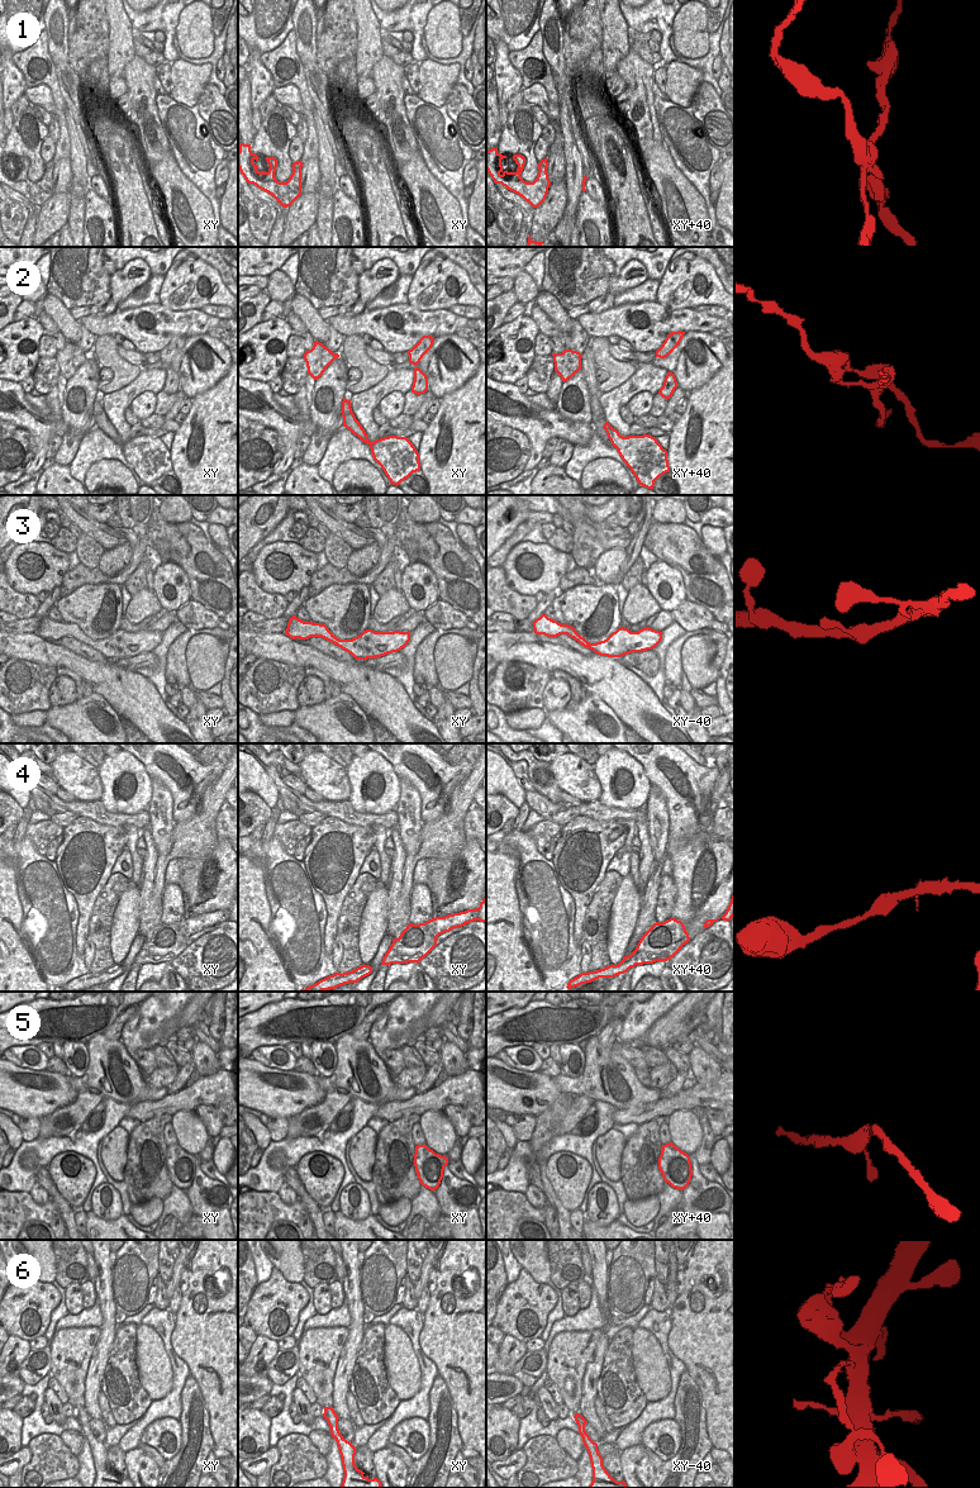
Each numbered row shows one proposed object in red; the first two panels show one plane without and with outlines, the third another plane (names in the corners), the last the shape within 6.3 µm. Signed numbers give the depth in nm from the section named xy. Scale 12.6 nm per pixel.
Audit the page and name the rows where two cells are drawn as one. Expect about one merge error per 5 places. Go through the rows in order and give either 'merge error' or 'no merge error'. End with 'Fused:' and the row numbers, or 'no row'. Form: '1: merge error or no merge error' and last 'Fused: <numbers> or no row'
1: merge error
2: merge error
3: no merge error
4: no merge error
5: no merge error
6: merge error
Fused: 1, 2, 6

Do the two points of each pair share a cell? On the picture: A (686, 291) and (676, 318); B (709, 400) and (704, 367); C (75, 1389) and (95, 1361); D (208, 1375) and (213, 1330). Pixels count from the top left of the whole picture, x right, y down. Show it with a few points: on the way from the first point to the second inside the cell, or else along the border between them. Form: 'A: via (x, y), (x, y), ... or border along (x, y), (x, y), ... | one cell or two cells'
A: border along (656, 300), (670, 309), (693, 309) | two cells
B: border along (721, 366), (704, 384), (688, 394) | two cells
C: border along (95, 1348), (86, 1373), (84, 1405) | two cells
D: via (198, 1365), (213, 1350), (213, 1341) | one cell

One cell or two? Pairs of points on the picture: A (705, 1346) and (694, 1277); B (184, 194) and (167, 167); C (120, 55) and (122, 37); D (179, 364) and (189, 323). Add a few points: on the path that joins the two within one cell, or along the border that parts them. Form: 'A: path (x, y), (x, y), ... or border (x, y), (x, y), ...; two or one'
A: path (707, 1329), (707, 1294); one
B: path (177, 188), (167, 177), (167, 174); one
C: path (120, 51), (120, 41); one
D: border (207, 332), (186, 338); two

